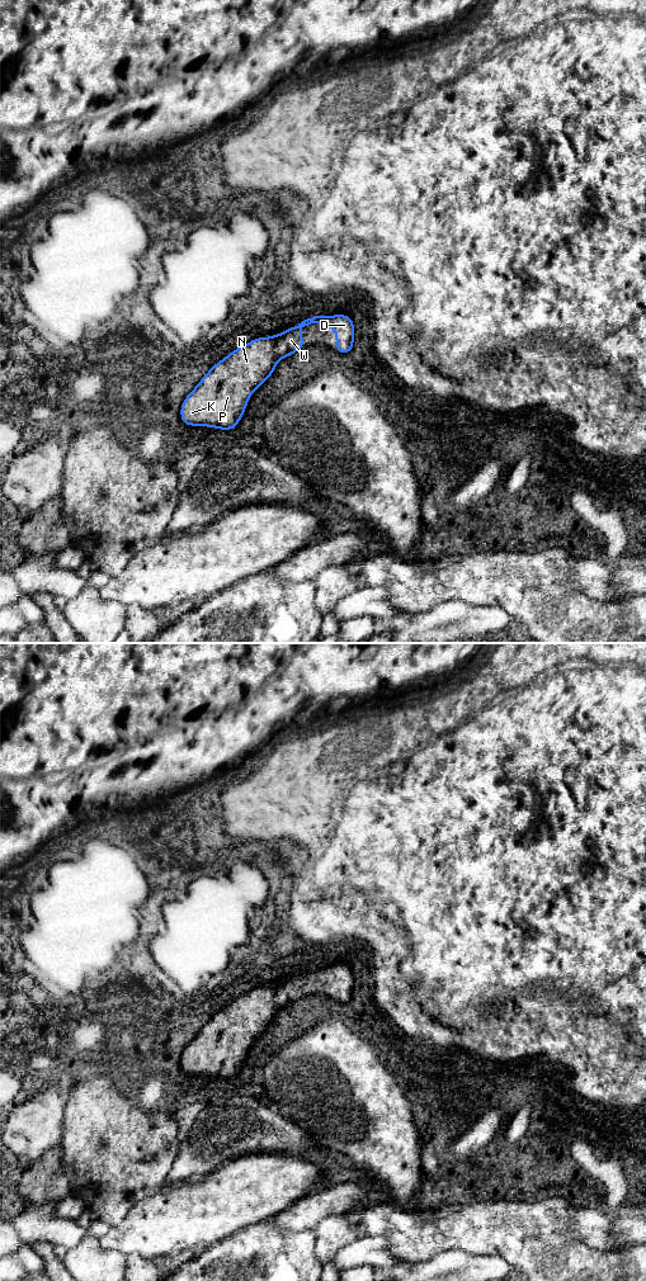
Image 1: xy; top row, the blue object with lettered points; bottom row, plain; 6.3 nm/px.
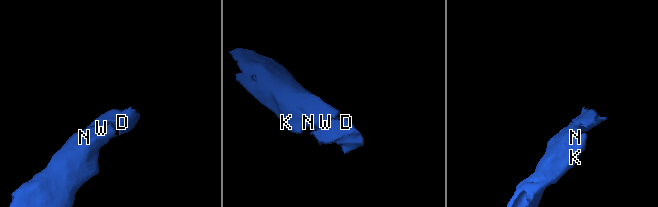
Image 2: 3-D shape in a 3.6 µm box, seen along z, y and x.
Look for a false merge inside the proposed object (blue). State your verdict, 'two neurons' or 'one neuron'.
one neuron

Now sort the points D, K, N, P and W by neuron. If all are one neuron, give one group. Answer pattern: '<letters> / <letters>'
D K N P W

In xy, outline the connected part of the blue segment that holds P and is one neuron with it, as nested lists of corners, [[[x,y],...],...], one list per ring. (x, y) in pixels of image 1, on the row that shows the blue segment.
[[[316,315],[278,335],[256,337],[212,365],[181,403],[183,424],[235,430],[251,394],[268,380],[277,363],[305,348],[300,330],[311,323],[335,331],[340,354],[353,350],[354,321],[346,315]]]

